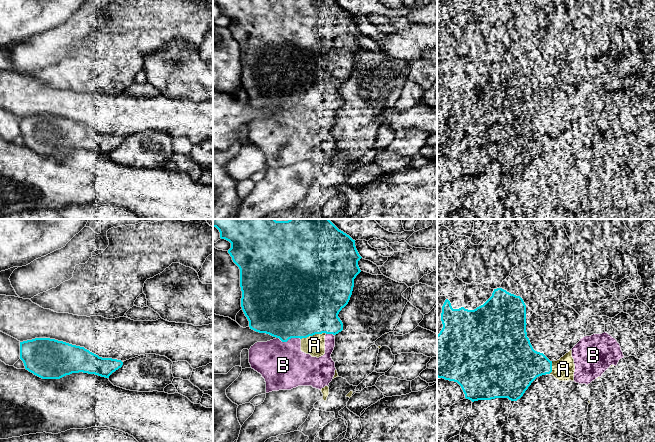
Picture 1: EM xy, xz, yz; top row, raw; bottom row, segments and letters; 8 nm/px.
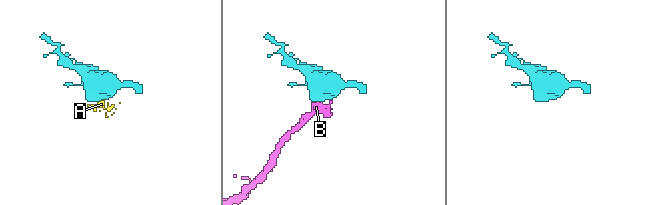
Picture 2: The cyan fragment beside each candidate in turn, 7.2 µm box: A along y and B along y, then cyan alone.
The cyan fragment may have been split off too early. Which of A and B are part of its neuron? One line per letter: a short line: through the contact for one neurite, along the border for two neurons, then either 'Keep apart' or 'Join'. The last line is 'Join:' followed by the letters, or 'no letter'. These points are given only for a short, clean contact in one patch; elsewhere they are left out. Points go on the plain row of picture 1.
A: Keep apart
B: Join
Join: B

